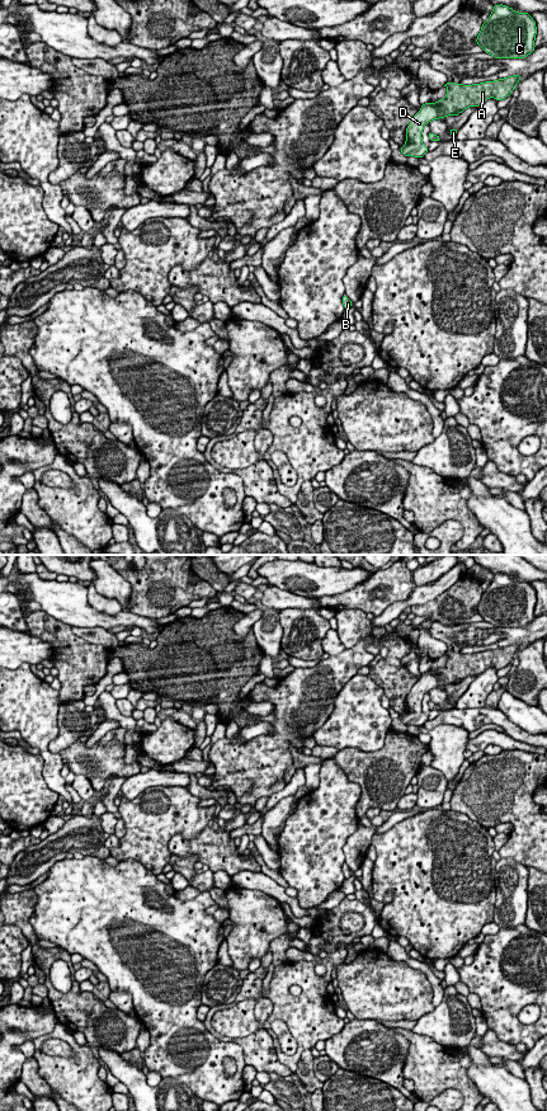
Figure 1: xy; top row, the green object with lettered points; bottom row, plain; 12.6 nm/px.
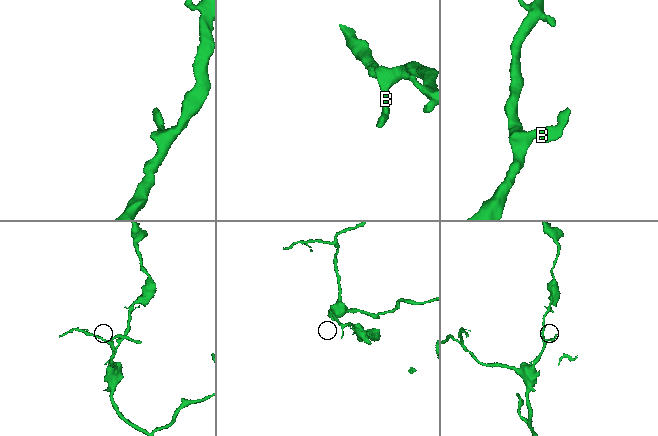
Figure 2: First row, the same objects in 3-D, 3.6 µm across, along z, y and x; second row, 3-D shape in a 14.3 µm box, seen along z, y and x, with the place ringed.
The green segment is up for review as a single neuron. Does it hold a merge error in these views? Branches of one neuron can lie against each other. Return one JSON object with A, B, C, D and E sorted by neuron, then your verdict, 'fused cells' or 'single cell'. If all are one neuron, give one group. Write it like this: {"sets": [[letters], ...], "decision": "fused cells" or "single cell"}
{"sets": [["A", "B", "C", "D"], ["E"]], "decision": "fused cells"}

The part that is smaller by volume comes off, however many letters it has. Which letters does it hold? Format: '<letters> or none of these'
E

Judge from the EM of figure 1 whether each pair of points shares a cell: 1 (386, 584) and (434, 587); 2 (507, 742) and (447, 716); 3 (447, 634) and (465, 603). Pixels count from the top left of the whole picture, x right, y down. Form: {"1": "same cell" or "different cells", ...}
{"1": "different cells", "2": "different cells", "3": "different cells"}

